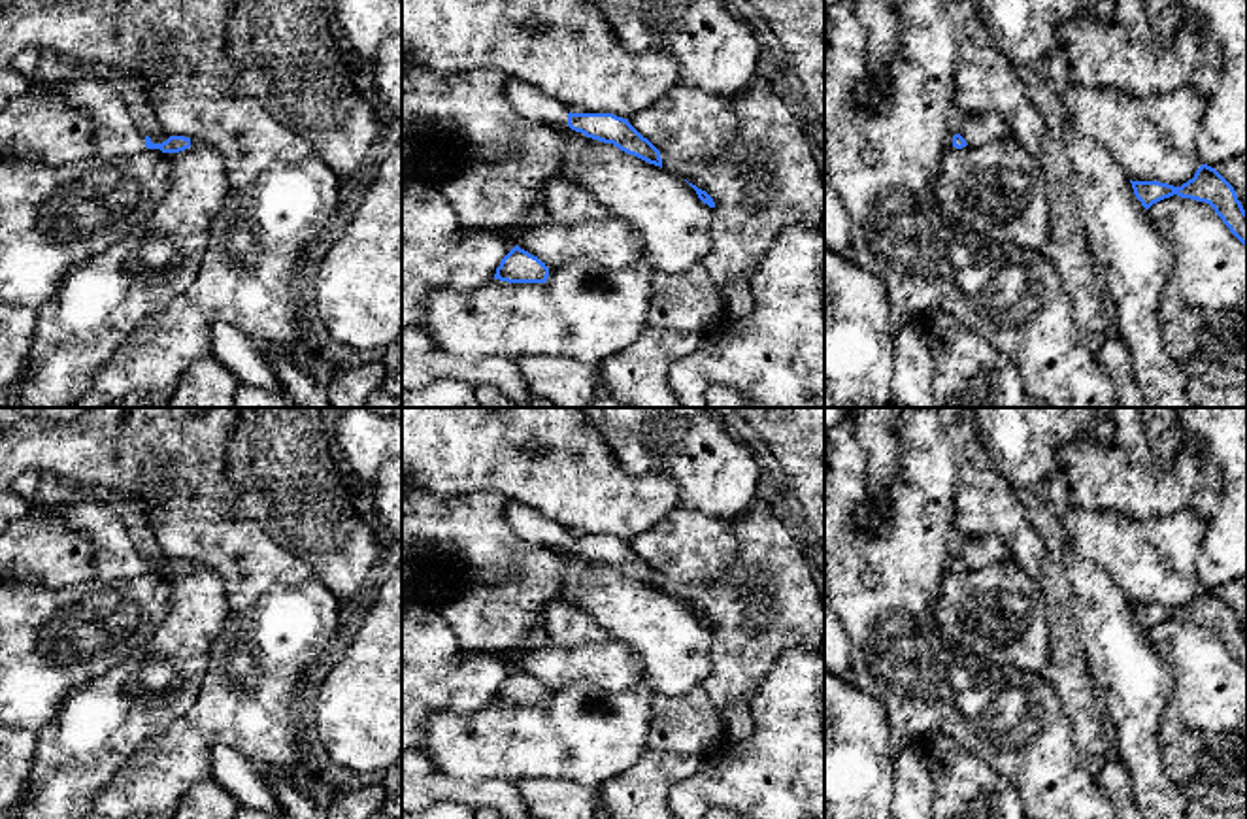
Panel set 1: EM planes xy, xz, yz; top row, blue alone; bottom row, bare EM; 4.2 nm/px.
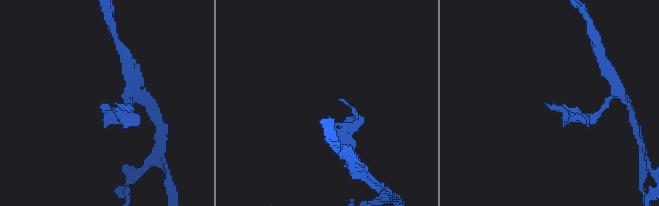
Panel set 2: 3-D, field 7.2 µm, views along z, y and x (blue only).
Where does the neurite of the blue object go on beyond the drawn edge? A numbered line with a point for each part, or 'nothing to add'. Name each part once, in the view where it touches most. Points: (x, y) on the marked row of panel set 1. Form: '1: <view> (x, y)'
1: xz (532, 104)

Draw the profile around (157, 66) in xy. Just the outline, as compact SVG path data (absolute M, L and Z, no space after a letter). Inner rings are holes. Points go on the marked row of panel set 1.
M155 34L147 36L141 43L141 89L158 91L168 83L172 74L174 66L170 43L162 42Z

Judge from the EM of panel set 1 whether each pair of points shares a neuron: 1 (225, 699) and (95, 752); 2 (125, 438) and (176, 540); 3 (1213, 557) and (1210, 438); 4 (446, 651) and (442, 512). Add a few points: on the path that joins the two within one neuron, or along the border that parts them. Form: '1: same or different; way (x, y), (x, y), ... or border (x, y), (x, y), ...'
1: different; border (202, 680), (197, 699), (176, 719), (142, 742)
2: same; way (157, 440), (185, 468), (185, 508)
3: same; way (1227, 527), (1227, 468)
4: different; border (436, 610), (453, 633), (461, 651)

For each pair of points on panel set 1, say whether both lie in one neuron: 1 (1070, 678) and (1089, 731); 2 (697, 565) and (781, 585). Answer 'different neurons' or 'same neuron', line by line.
1: same neuron
2: different neurons

